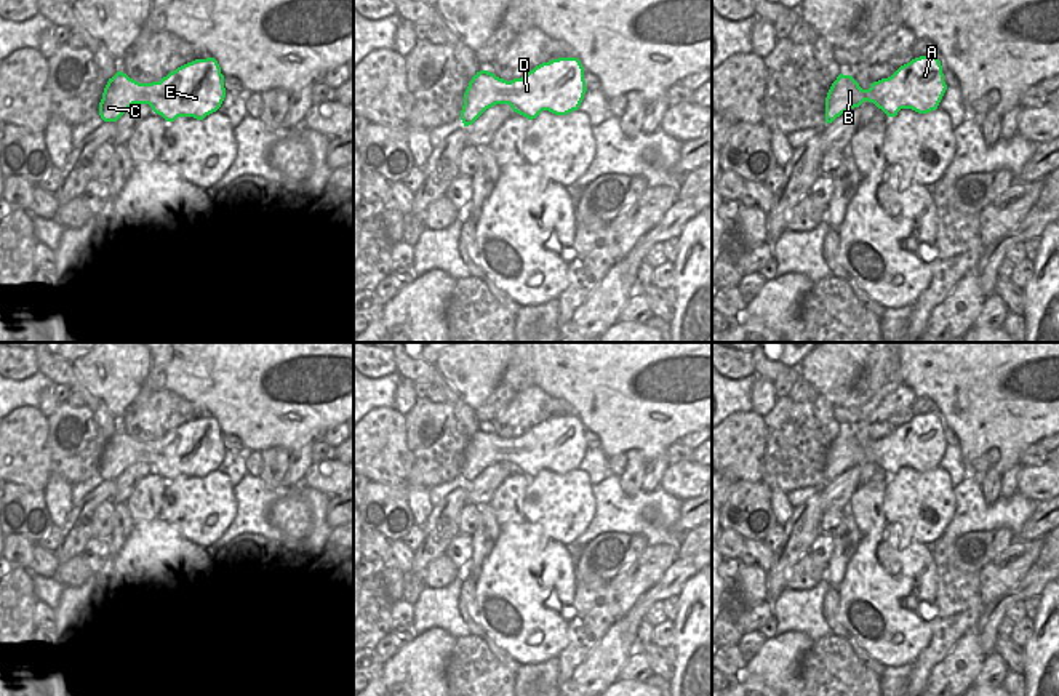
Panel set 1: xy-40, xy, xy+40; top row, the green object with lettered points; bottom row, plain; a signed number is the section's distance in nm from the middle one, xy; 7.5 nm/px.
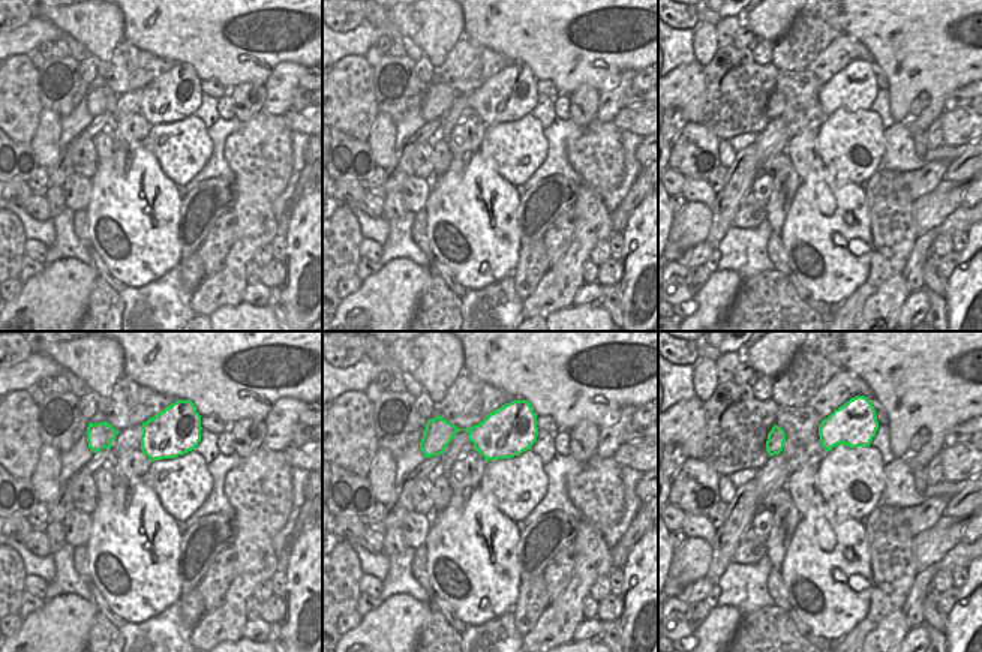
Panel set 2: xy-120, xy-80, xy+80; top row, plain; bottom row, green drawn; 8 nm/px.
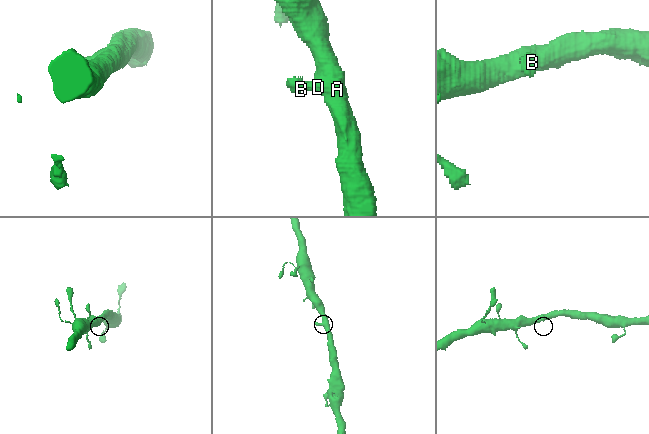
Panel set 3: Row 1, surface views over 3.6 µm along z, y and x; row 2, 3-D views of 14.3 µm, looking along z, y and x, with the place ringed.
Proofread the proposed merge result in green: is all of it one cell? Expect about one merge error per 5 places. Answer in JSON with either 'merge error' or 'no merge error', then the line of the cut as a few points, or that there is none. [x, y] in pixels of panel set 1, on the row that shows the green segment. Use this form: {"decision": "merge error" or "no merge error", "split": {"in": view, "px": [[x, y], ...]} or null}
{"decision": "no merge error", "split": null}

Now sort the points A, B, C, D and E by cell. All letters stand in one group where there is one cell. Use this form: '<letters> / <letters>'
A B C D E

